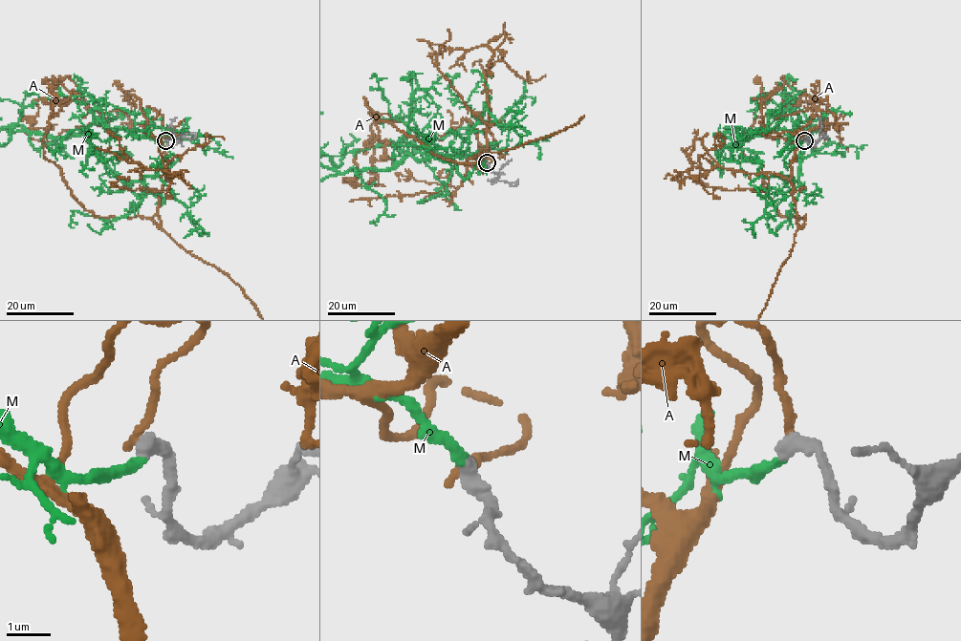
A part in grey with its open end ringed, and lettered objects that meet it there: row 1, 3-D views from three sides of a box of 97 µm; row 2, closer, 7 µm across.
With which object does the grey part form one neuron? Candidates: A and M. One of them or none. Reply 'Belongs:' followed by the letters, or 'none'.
Belongs: M

